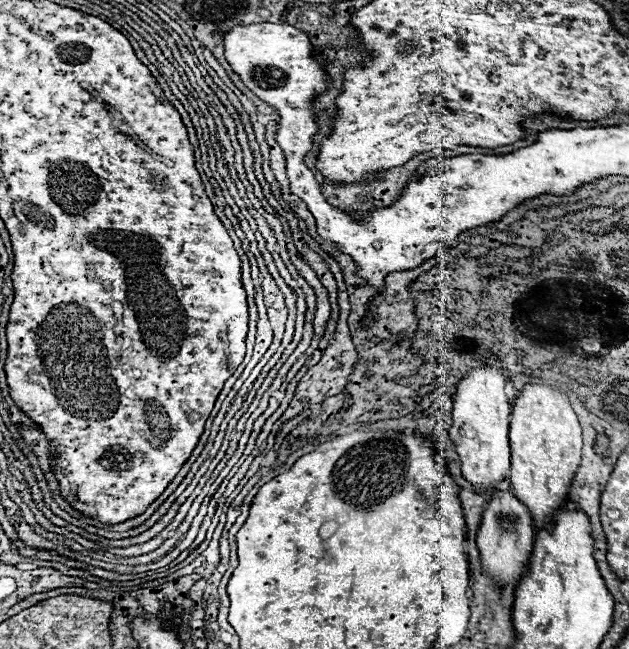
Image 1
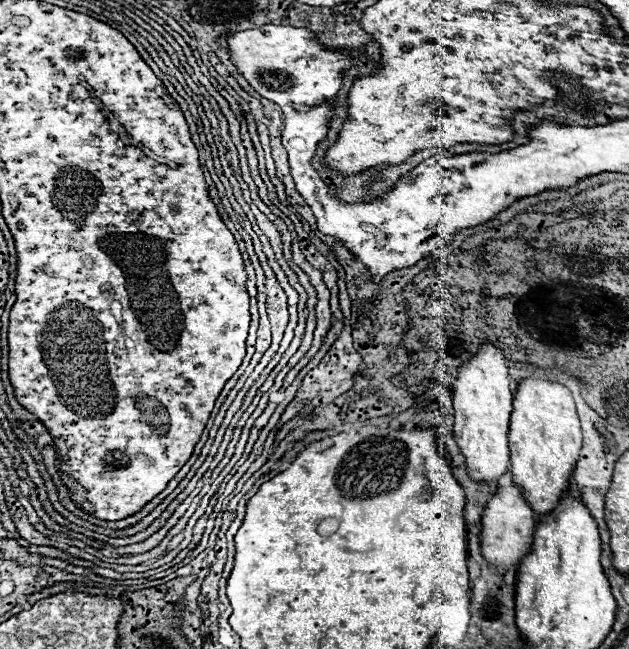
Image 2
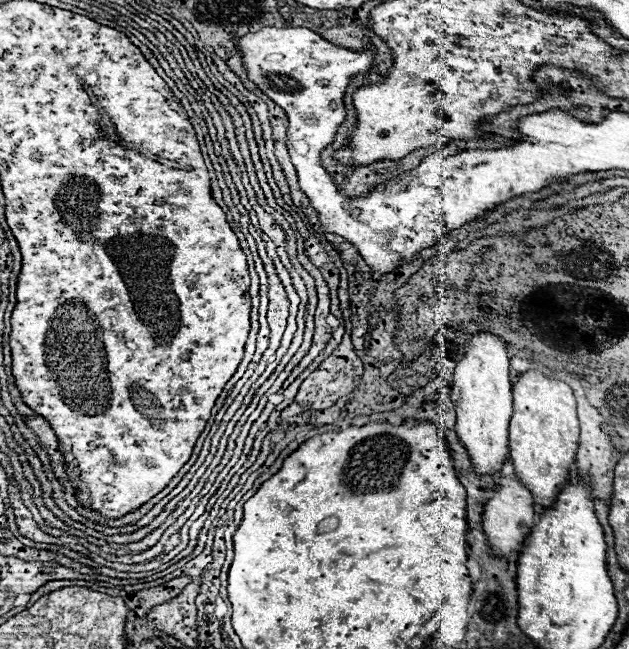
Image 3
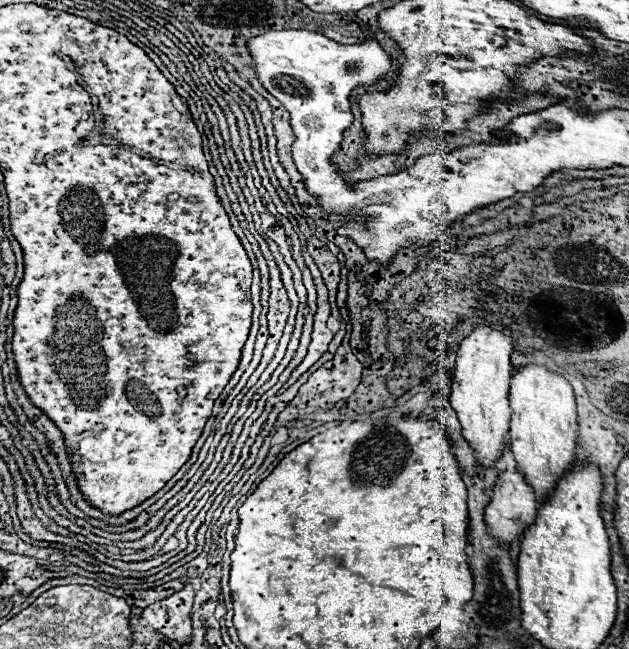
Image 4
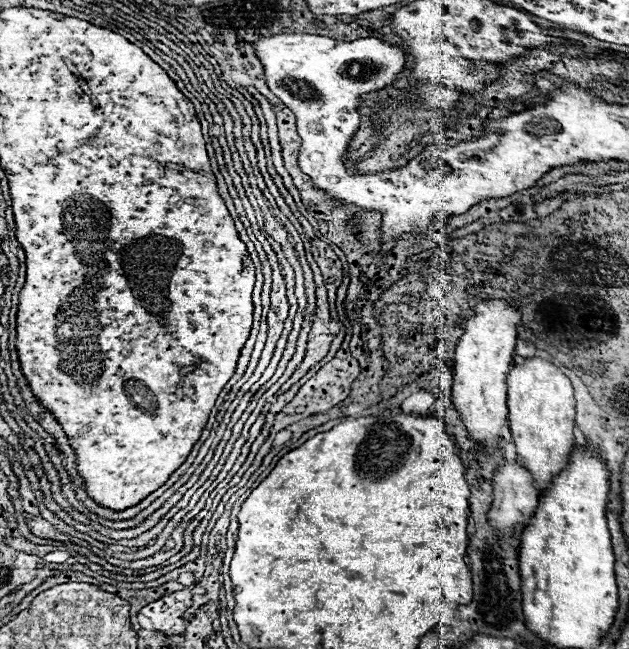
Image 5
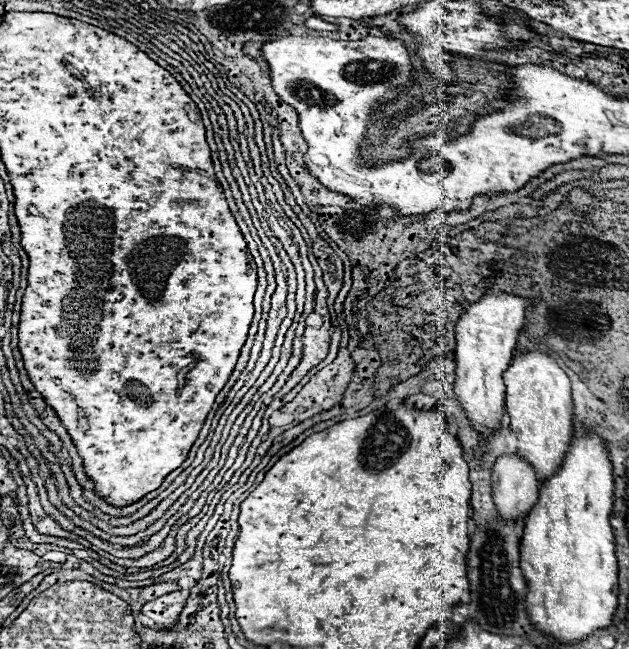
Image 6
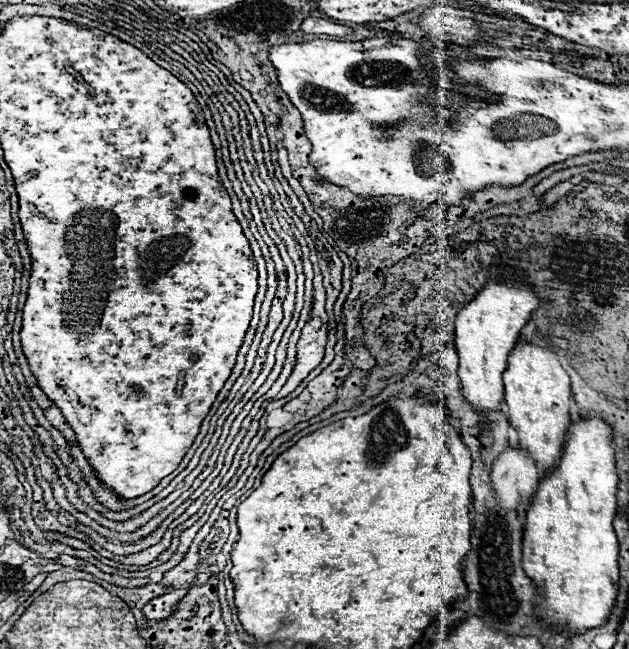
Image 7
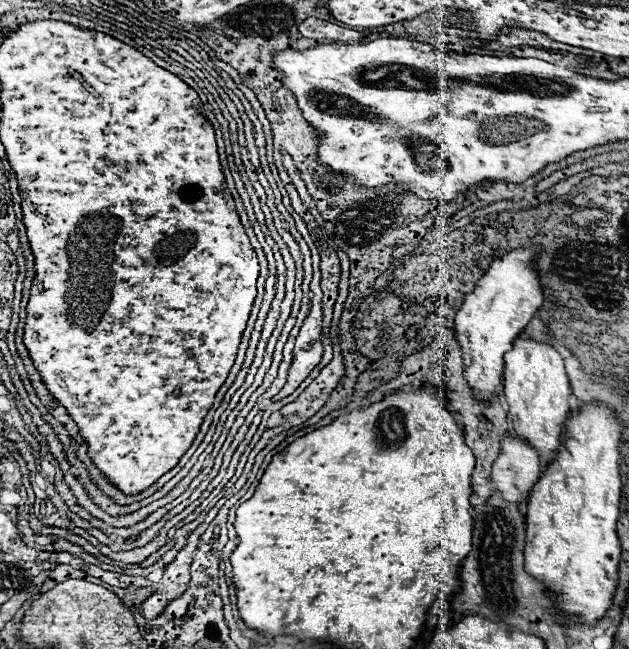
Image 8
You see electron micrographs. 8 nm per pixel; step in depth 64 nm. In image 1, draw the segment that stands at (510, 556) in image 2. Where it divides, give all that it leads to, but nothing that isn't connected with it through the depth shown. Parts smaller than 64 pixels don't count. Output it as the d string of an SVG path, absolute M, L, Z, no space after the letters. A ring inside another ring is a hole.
M496 492L482 514L482 524L478 530L478 550L482 566L500 584L518 584L526 574L526 562L534 546L534 526L528 508L518 502L512 492Z

